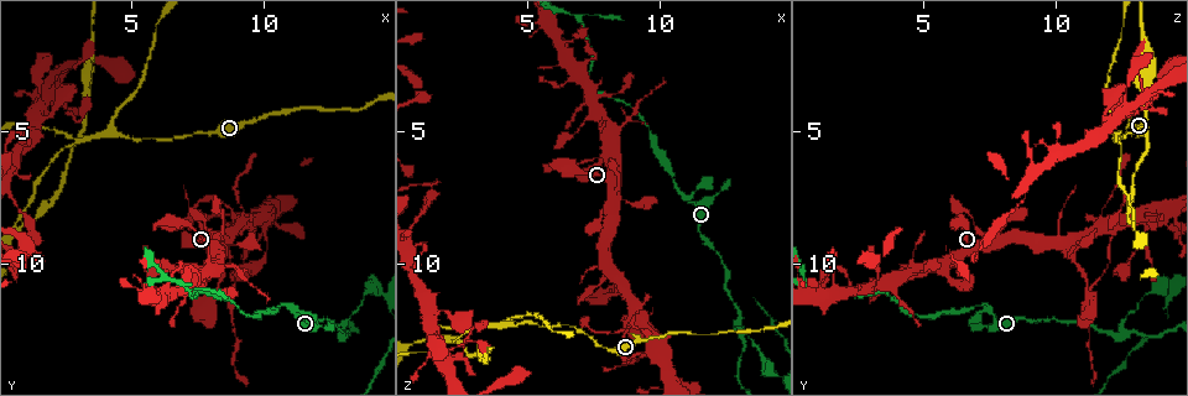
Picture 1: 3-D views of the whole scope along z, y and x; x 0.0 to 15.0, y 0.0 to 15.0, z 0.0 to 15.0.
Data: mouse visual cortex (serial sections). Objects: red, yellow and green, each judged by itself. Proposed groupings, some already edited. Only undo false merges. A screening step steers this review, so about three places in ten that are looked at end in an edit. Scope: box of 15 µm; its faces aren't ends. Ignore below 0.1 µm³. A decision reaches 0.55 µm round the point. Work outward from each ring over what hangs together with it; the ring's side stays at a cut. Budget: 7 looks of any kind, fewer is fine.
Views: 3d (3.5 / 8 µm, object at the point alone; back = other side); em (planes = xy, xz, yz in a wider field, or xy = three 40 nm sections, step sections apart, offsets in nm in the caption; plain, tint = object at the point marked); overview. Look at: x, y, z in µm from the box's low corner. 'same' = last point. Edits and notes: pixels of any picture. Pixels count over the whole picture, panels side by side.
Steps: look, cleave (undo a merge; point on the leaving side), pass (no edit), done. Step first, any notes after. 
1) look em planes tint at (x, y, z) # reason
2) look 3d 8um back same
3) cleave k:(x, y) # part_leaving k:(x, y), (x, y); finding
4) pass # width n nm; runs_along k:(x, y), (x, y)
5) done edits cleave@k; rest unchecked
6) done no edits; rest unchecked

look 3d 8um at (13.0, 12.7, 12.5) # two arms in line, one across

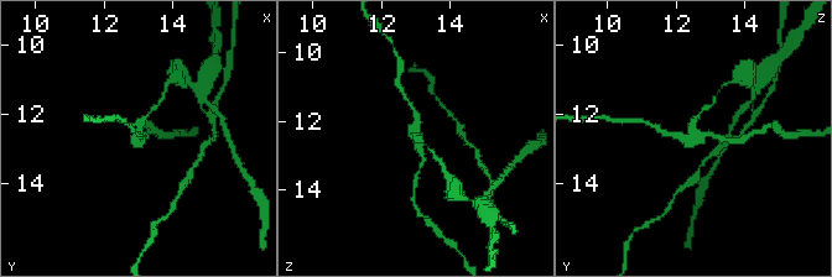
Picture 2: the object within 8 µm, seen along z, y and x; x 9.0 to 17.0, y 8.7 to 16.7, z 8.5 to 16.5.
look 3d 3.5um at (13.0, 12.6, 12.5)

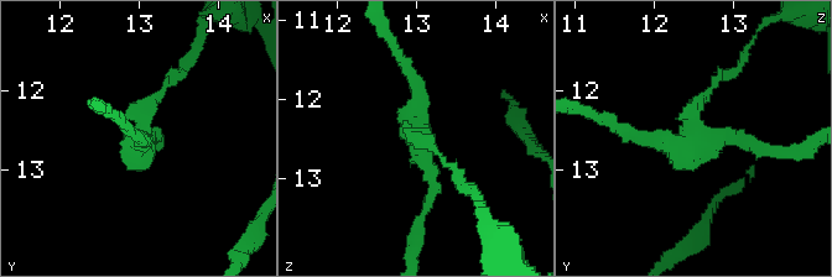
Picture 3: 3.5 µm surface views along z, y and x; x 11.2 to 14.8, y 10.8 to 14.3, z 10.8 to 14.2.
look em xy step 5 tint at (13.05, 12.60, 12.50) # now the EM

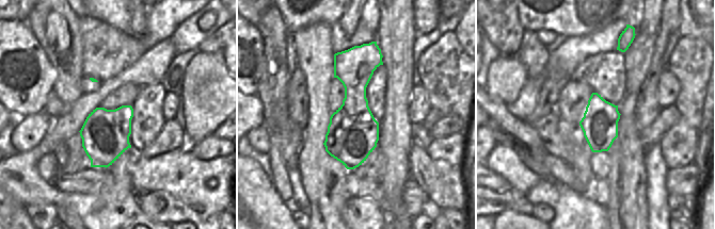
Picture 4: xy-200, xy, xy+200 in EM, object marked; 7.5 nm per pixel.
cleave 3:(721, 77) # border 4:(344, 51), (348, 64), (372, 71); two cells meet here

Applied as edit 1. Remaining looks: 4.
look overview # see it whole again

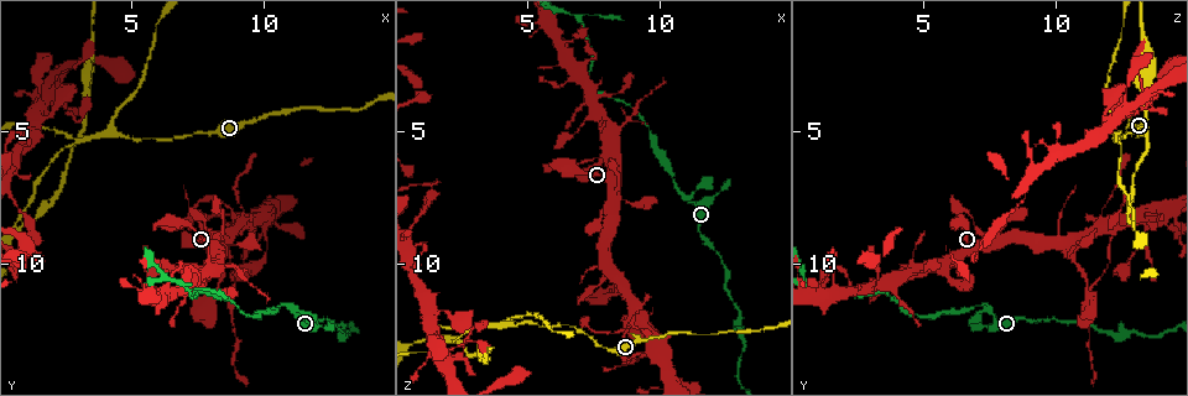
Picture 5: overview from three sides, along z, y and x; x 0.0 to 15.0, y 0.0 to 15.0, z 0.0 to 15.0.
look 3d 8um at (8.8, 8.8, 12.3) # three-way junction

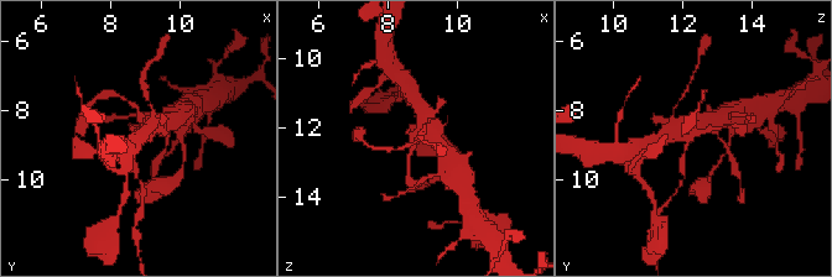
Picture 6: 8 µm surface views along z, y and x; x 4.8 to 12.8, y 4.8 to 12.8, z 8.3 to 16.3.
look 3d 3.5um at (8.8, 8.7, 12.2)

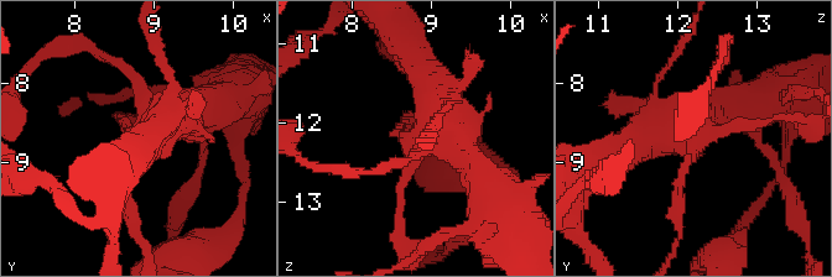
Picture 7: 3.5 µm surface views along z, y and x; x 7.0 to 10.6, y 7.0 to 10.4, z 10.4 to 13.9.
cleave 7:(676, 199) # part_leaving 7:(688, 158), (669, 257); two cells meet here

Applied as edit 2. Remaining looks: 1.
done edits cleave@3, cleave@7; rest unchecked

